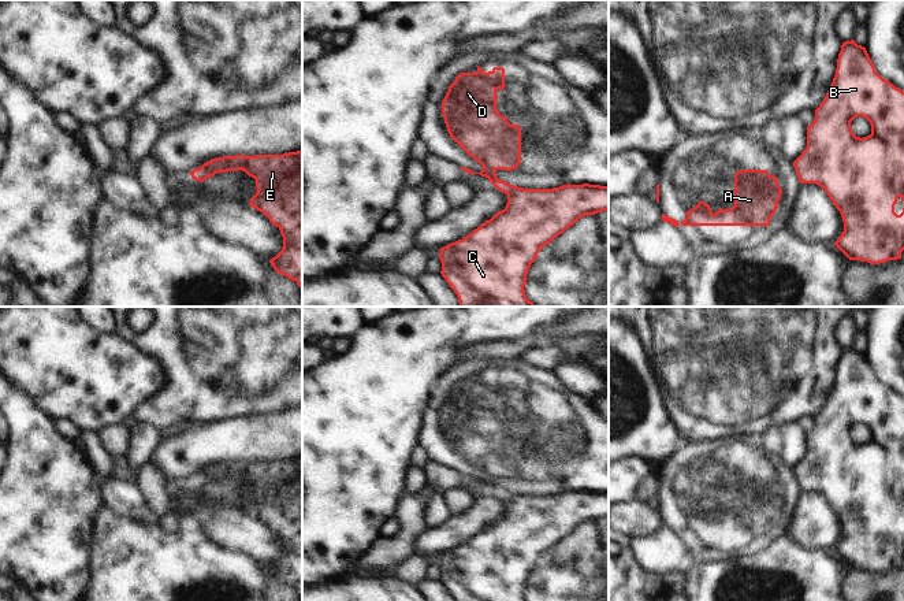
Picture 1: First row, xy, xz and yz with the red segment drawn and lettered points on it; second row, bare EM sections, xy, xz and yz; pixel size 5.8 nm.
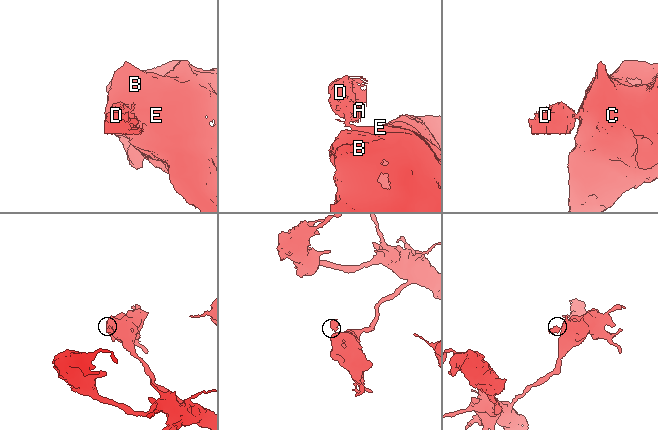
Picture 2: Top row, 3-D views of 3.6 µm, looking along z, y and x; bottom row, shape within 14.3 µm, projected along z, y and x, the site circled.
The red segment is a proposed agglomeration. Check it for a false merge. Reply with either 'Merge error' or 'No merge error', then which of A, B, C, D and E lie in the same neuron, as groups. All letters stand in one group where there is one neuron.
Merge error. Groups: A D / B C E.

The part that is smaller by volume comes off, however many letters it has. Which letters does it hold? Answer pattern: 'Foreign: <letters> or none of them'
Foreign: A, D

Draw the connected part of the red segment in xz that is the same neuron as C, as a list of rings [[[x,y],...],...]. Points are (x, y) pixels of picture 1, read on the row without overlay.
[[[562,491],[553,496],[516,496],[507,501],[506,513],[470,541],[440,554],[442,583],[455,601],[525,601],[527,580],[539,557],[585,522],[609,517],[609,493]]]

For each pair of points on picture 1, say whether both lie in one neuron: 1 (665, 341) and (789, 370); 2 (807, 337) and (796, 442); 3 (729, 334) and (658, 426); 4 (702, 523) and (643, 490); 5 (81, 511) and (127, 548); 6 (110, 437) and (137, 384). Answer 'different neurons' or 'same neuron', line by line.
1: same neuron
2: different neurons
3: different neurons
4: different neurons
5: different neurons
6: different neurons

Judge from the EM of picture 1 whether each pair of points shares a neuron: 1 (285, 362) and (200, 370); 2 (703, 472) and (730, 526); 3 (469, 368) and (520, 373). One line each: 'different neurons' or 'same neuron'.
1: same neuron
2: same neuron
3: same neuron

